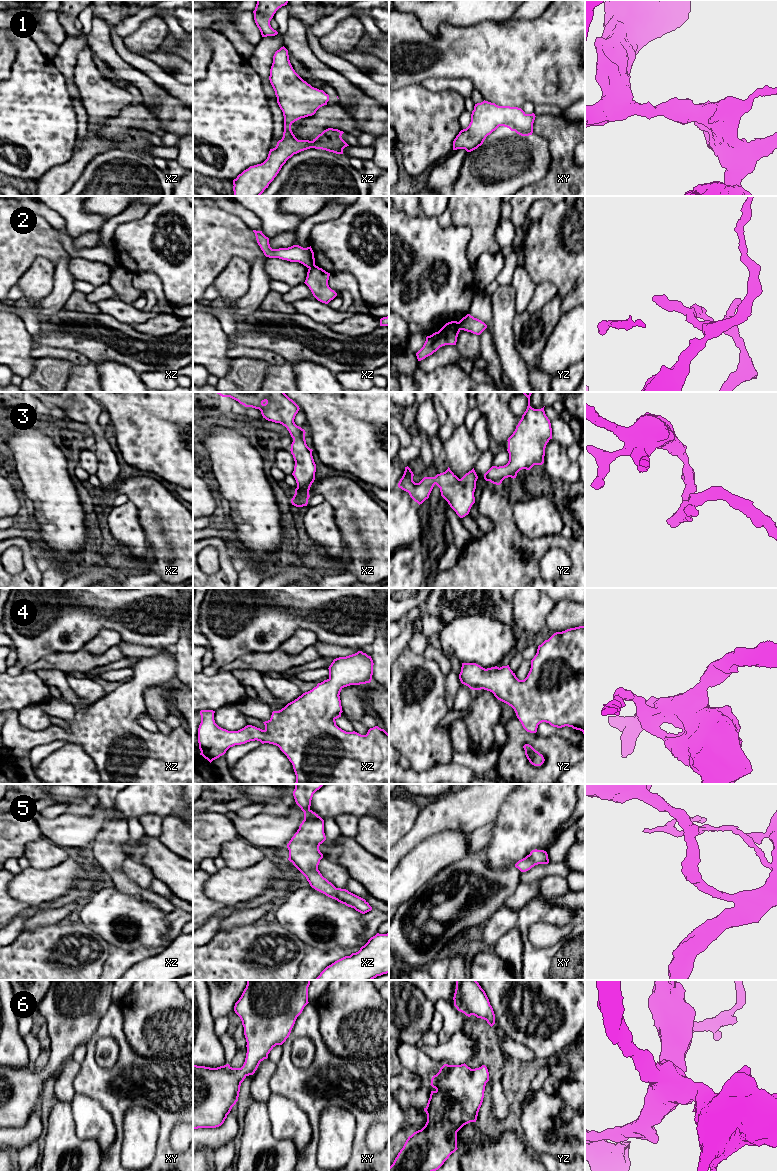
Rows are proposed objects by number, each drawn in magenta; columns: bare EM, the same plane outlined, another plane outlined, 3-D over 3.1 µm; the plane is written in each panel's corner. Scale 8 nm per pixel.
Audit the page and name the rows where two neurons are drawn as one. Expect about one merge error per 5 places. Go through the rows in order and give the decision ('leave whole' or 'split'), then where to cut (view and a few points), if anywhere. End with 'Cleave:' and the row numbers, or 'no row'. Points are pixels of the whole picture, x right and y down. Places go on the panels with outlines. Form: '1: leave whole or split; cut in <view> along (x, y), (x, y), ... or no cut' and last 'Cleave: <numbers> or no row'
1: leave whole; no cut
2: split; cut in yz along (458, 322), (461, 329)
3: leave whole; no cut
4: leave whole; no cut
5: leave whole; no cut
6: leave whole; no cut
Cleave: 2

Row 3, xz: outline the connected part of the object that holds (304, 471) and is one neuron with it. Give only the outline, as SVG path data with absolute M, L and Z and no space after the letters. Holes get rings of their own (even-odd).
M216 392L222 397L230 397L245 407L259 409L263 418L268 421L280 423L287 428L293 442L291 454L295 466L294 476L297 488L291 499L296 507L307 506L310 497L309 490L315 480L316 464L305 440L305 430L294 422L299 406L284 392Z

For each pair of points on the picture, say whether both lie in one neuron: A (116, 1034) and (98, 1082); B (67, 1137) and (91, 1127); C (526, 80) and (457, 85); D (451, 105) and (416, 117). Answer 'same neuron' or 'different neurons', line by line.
A: same neuron
B: different neurons
C: different neurons
D: same neuron

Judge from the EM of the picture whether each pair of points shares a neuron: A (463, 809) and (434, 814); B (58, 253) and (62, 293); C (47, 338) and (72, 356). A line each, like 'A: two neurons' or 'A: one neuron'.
A: one neuron
B: two neurons
C: two neurons

